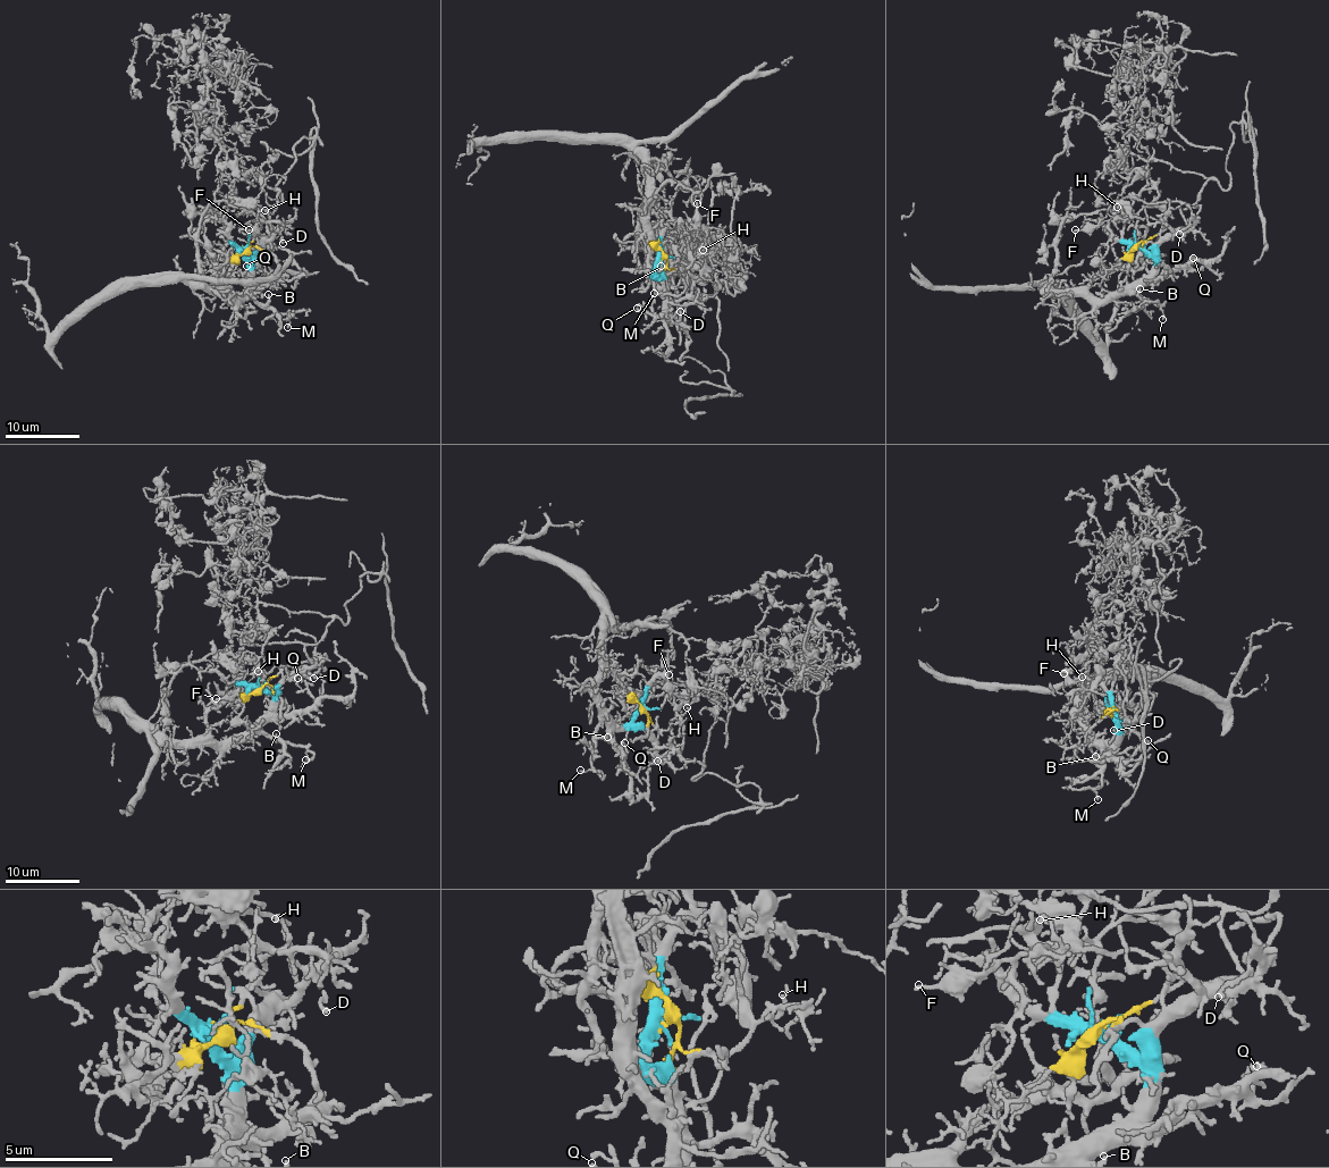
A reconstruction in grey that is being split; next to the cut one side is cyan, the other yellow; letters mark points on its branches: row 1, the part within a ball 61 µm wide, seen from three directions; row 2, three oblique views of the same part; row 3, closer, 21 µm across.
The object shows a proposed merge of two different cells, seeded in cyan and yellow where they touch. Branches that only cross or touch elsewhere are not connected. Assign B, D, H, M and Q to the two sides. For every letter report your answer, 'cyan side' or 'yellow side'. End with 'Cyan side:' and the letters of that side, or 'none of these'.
B: cyan side
D: cyan side
H: yellow side
M: cyan side
Q: cyan side
Cyan side: B, D, M, Q

